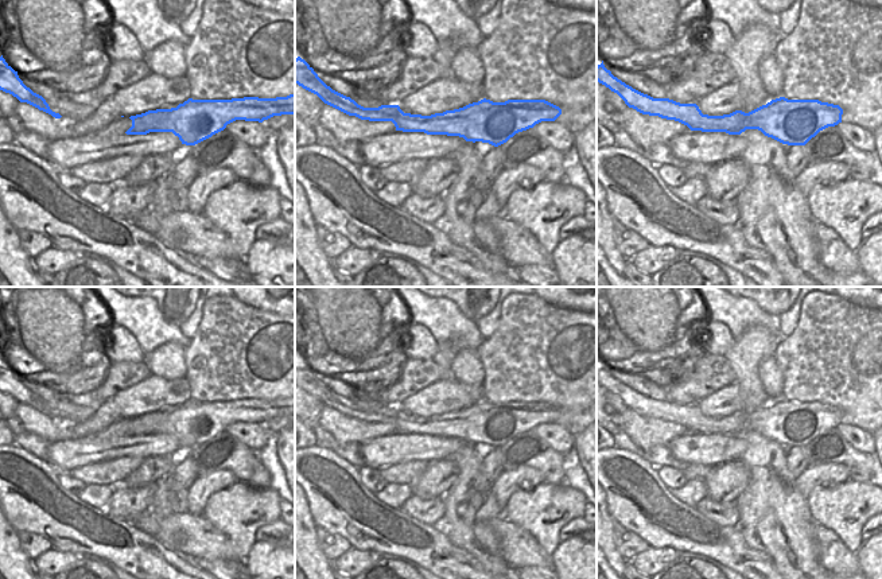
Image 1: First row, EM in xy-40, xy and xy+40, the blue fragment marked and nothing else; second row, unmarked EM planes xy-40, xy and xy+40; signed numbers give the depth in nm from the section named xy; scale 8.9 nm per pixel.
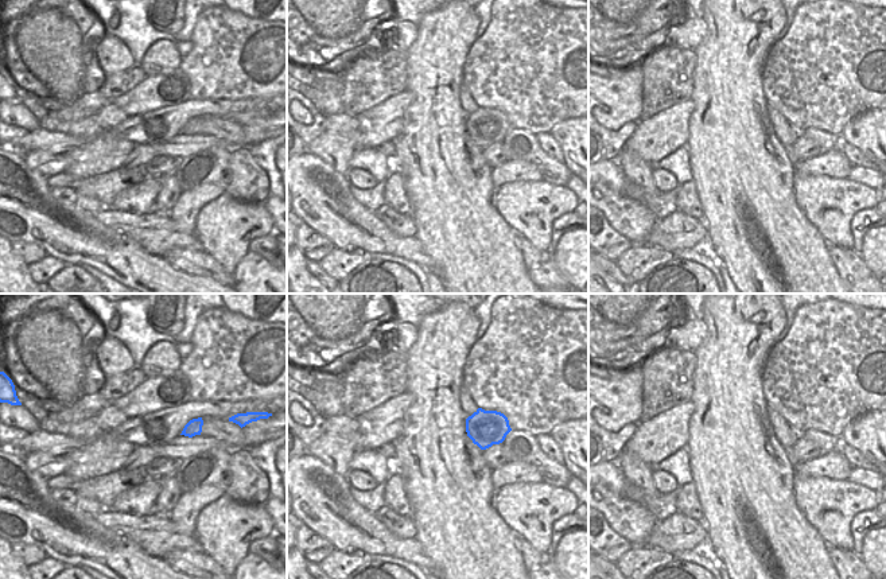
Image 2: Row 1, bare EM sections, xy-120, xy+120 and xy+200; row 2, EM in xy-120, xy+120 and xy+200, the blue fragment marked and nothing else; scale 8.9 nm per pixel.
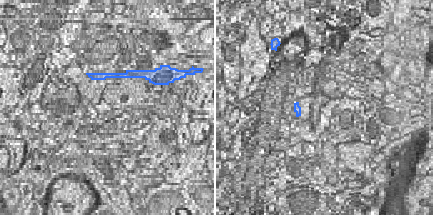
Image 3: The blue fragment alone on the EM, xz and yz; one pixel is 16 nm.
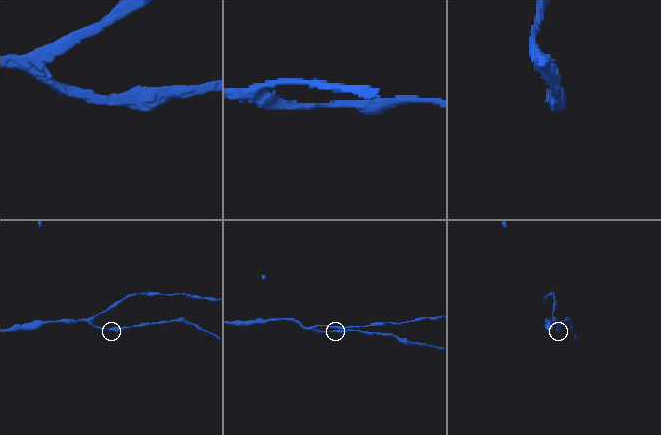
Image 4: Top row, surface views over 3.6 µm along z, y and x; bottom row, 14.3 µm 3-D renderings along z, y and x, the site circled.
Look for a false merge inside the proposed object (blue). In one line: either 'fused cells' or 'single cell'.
single cell

